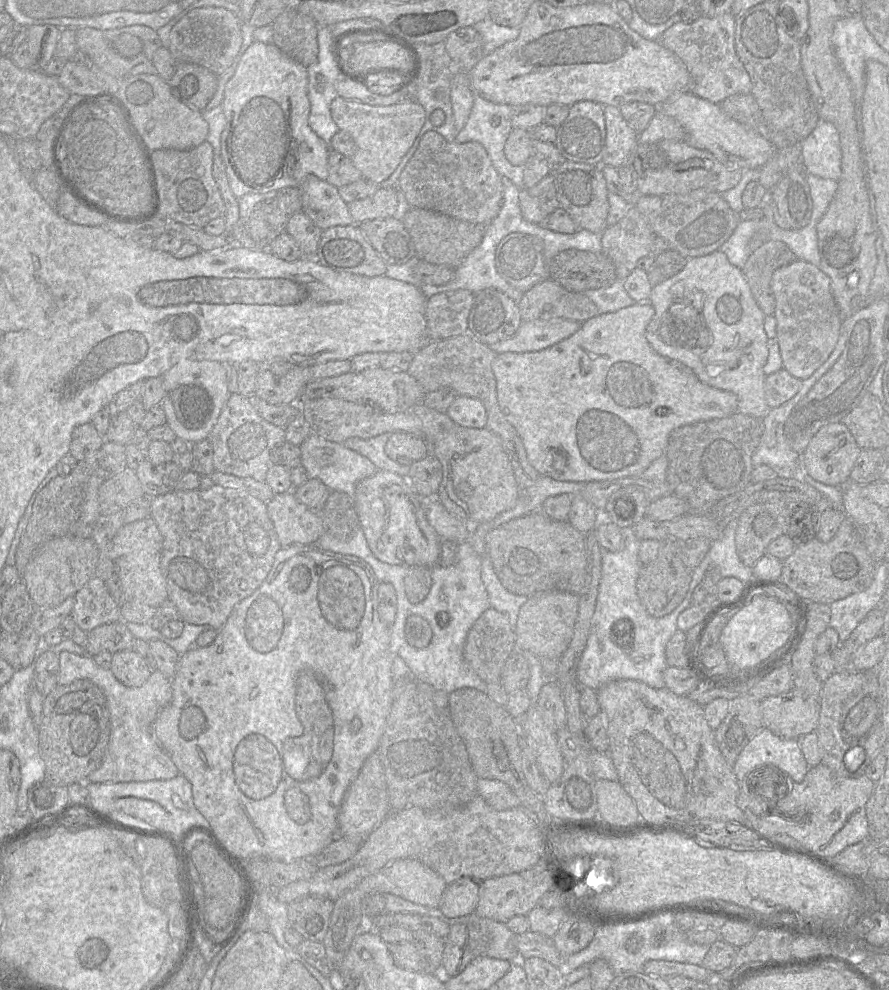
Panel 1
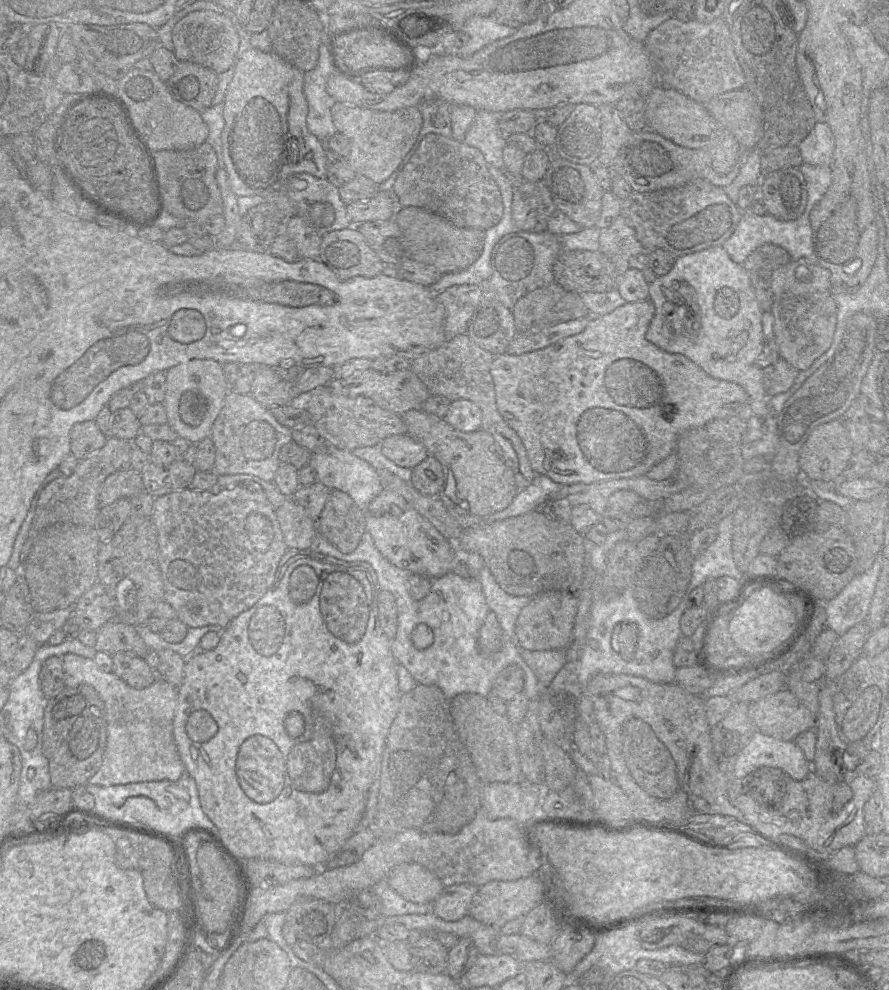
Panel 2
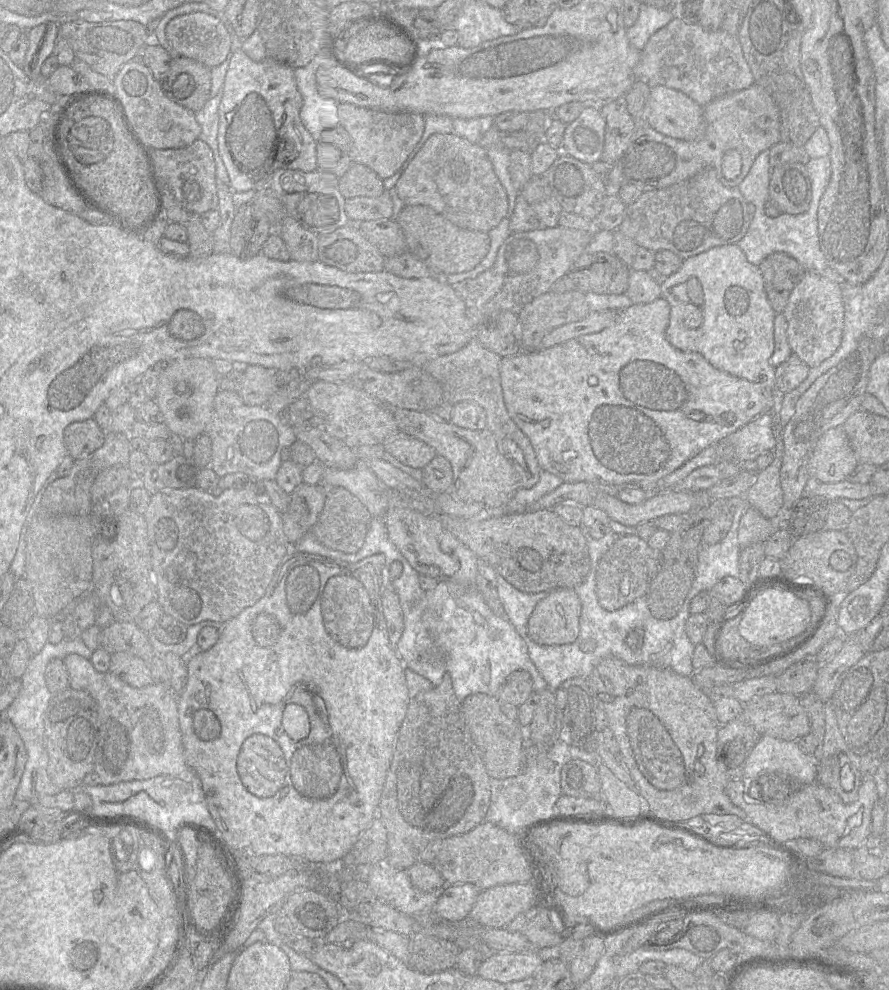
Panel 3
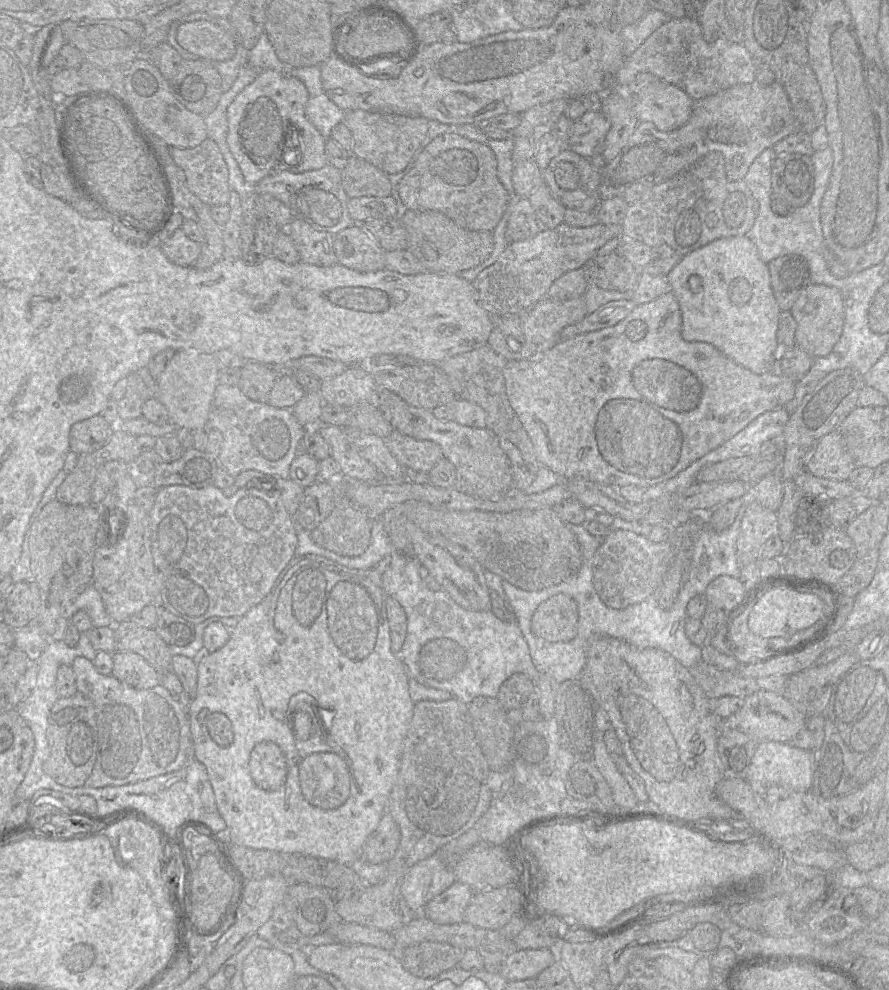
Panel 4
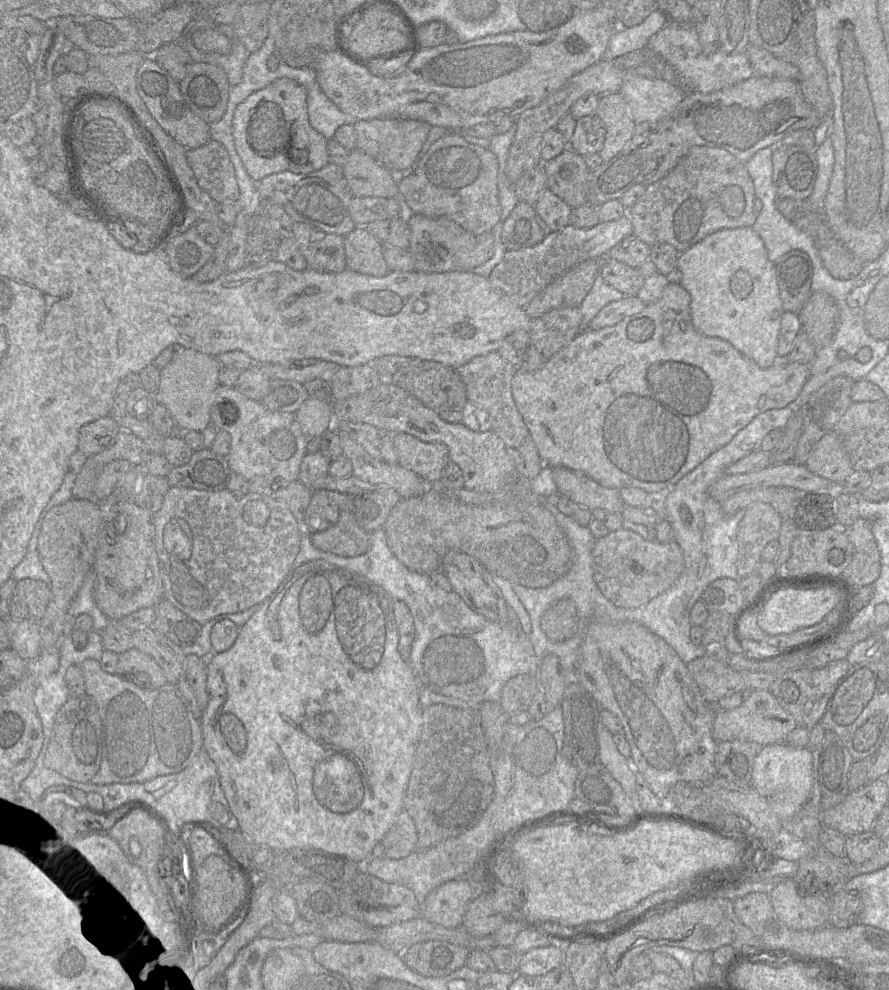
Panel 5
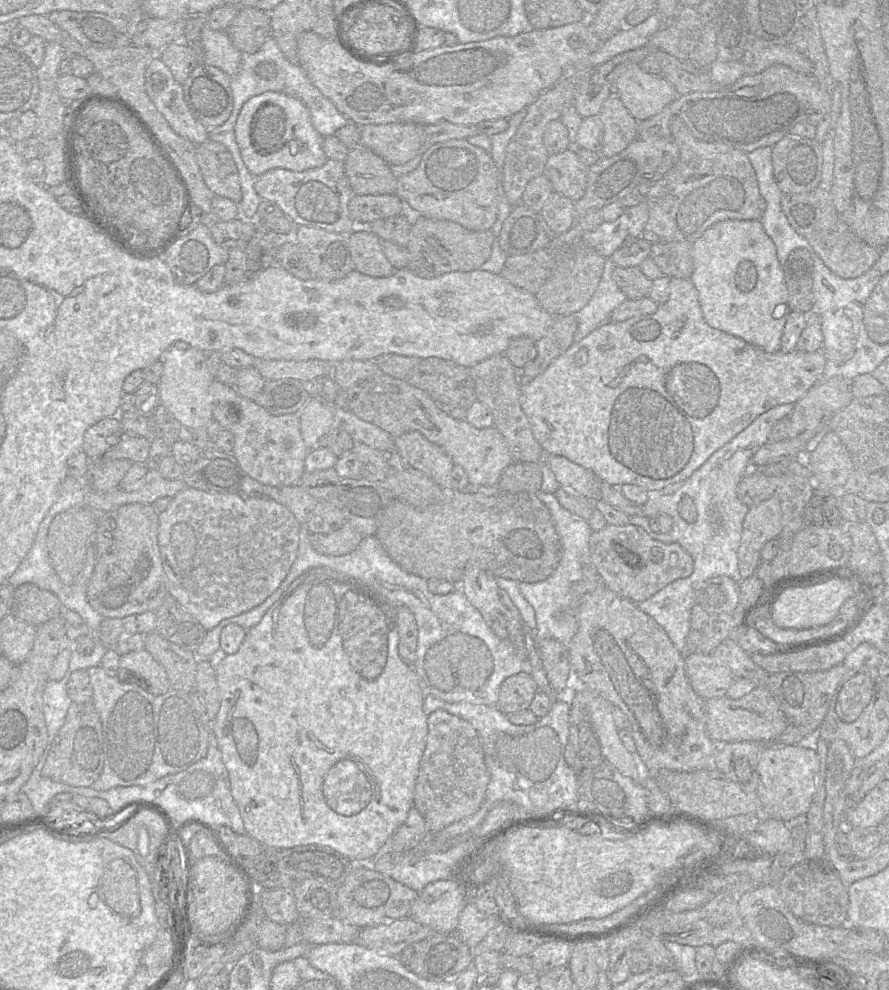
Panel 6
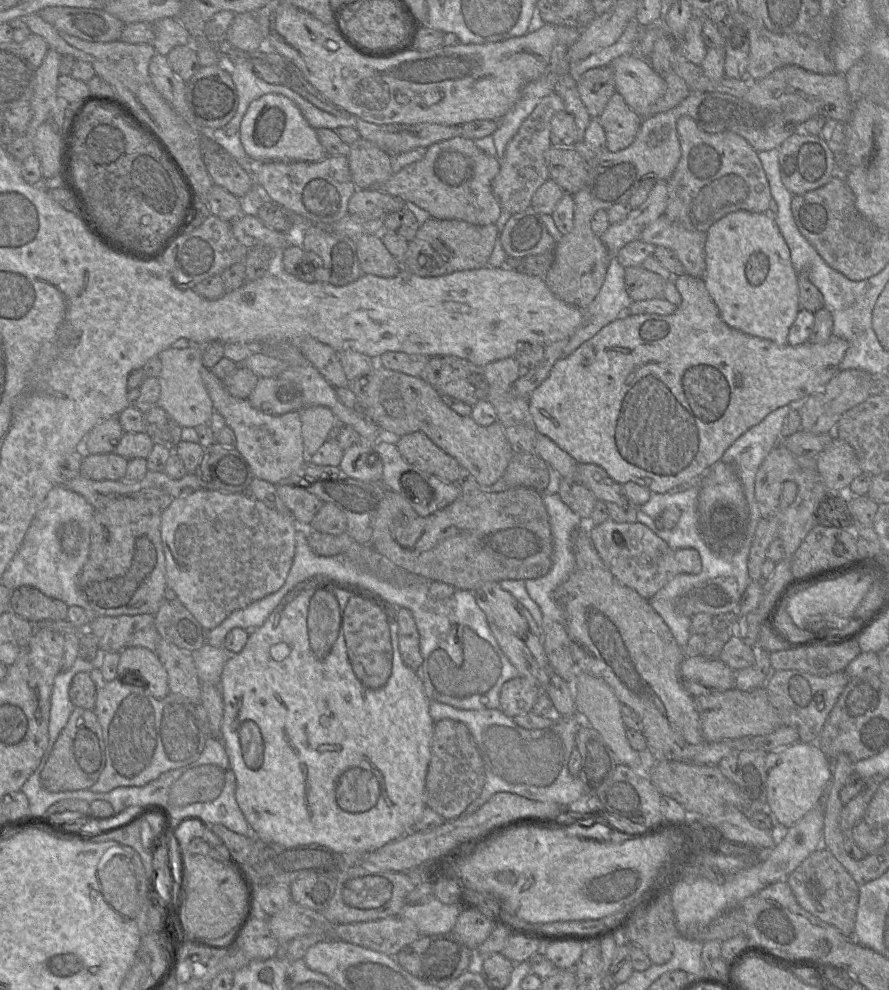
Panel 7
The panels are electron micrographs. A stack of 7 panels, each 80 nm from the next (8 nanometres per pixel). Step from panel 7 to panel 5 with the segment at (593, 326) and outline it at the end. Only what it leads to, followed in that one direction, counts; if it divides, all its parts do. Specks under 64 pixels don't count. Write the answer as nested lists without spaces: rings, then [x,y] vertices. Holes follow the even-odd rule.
[[[598,275],[591,290],[580,304],[582,330],[588,329],[591,320],[605,305],[625,297],[627,296],[607,284],[603,277]]]

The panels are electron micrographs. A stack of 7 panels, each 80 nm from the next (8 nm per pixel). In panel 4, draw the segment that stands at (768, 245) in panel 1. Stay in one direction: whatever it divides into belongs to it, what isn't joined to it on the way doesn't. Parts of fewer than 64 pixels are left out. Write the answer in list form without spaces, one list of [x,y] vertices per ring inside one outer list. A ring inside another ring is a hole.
[[[800,255],[777,257],[768,264],[771,287],[782,312],[790,312],[801,293],[811,284],[810,267]]]

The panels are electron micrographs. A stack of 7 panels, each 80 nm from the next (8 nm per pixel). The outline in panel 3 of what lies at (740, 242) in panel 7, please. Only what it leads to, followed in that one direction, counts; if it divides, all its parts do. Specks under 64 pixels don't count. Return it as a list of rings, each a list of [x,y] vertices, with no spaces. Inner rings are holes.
[[[729,244],[729,245],[713,247],[705,252],[702,252],[698,255],[695,255],[683,260],[680,269],[673,274],[667,277],[664,277],[663,283],[660,284],[660,286],[661,286],[661,297],[666,299],[671,306],[669,323],[666,329],[666,338],[675,348],[685,352],[700,353],[712,366],[714,366],[715,368],[719,370],[727,372],[738,378],[745,379],[752,383],[760,383],[769,389],[774,389],[775,368],[771,366],[769,360],[774,351],[774,318],[775,318],[776,312],[772,309],[767,299],[767,295],[764,288],[763,277],[759,267],[751,264],[747,260],[744,252],[741,250],[741,248],[737,244]],[[691,277],[696,277],[702,285],[704,298],[703,298],[703,303],[701,306],[697,306],[691,303],[687,296],[687,289],[685,284]],[[699,316],[702,316],[702,323],[700,324],[700,326],[696,328],[688,327],[688,320],[693,321],[695,319],[699,319]]]

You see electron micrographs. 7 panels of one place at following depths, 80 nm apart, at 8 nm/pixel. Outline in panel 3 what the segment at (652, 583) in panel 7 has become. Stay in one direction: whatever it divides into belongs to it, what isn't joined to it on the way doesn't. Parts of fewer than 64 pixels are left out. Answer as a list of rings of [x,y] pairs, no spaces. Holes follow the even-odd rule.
[[[619,535],[597,565],[596,593],[602,607],[614,611],[643,596],[659,572],[661,562],[661,552],[652,549],[646,540],[638,535]]]

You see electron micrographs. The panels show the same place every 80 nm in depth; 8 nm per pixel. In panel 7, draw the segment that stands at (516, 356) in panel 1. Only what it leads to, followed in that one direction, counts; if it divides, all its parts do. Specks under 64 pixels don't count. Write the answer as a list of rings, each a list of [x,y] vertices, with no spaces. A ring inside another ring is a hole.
[[[686,273],[674,276],[674,285],[681,295],[681,303],[674,313],[627,314],[608,323],[593,337],[582,343],[575,351],[559,358],[548,377],[527,399],[529,411],[539,434],[551,439],[578,463],[591,463],[603,468],[617,484],[635,482],[646,487],[651,493],[666,493],[697,483],[700,478],[721,458],[727,448],[743,433],[761,422],[769,413],[784,405],[795,406],[808,396],[821,390],[839,371],[849,344],[843,338],[831,336],[824,344],[805,342],[798,346],[778,345],[770,340],[747,335],[729,327],[721,318],[702,278]]]

